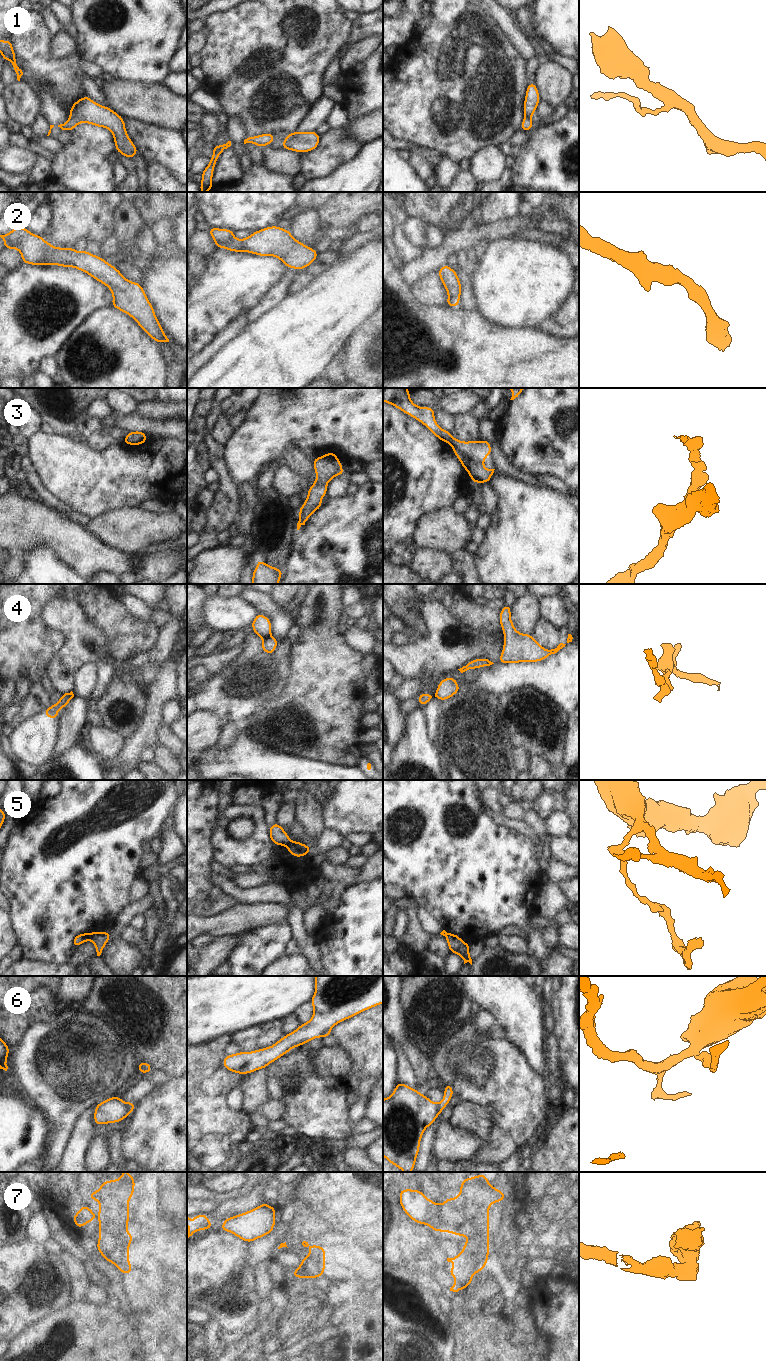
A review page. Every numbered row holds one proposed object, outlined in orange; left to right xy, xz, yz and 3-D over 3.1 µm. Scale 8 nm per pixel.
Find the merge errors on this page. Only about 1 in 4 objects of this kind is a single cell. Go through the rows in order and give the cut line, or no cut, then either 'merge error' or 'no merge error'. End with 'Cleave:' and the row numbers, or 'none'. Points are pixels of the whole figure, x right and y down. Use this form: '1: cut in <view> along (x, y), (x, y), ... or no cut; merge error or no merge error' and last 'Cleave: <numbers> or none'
1: no cut; no merge error
2: no cut; no merge error
3: cut in xz along (325, 455), (336, 458); merge error
4: cut in xz along (269, 635), (263, 639); merge error
5: cut in xy along (93, 933), (88, 939); merge error
6: cut in xy along (125, 1103), (130, 1113); merge error
7: cut in yz along (464, 1247), (469, 1248), (486, 1262); merge error
Cleave: 3, 4, 5, 6, 7

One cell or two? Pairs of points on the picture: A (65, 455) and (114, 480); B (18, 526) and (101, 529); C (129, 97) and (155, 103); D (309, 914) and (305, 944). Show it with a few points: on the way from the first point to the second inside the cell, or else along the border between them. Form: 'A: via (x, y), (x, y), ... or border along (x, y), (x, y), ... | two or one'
A: via (77, 467), (90, 480), (102, 480) | one
B: border along (84, 527), (104, 543) | two
C: via (135, 101), (149, 103) | one
D: border along (302, 910), (304, 930), (314, 938) | two

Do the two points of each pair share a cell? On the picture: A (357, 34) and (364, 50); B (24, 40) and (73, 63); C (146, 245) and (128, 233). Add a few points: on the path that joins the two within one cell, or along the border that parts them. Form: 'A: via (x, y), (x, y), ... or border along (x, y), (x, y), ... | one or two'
A: border along (372, 34), (350, 46) | two
B: via (36, 52), (48, 64), (61, 64) | one
C: border along (144, 224), (134, 238), (133, 245) | two

